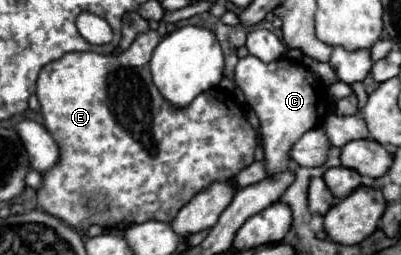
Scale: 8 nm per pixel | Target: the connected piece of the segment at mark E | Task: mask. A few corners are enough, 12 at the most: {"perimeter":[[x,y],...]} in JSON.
{"perimeter":[[161,42],[37,78],[61,148],[37,202],[73,228],[171,222],[253,162],[227,92],[169,108]]}

